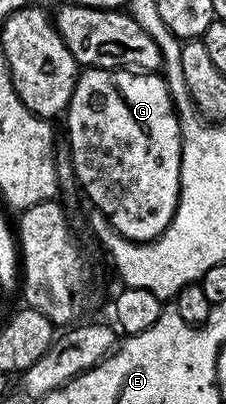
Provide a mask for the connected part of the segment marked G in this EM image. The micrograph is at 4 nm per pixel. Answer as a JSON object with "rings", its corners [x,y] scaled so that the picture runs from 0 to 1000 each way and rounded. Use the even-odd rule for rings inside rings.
{"rings":[[[451,168],[372,171],[341,191],[341,210],[323,225],[323,240],[296,270],[305,287],[305,349],[296,364],[323,391],[323,428],[341,433],[354,473],[376,473],[385,493],[412,502],[425,522],[451,525],[527,569],[544,589],[588,594],[602,604],[646,604],[739,569],[757,540],[783,517],[783,502],[801,488],[801,314],[765,272],[765,248],[748,238],[748,218],[726,196],[695,183],[580,183],[575,178],[478,178]]]}

